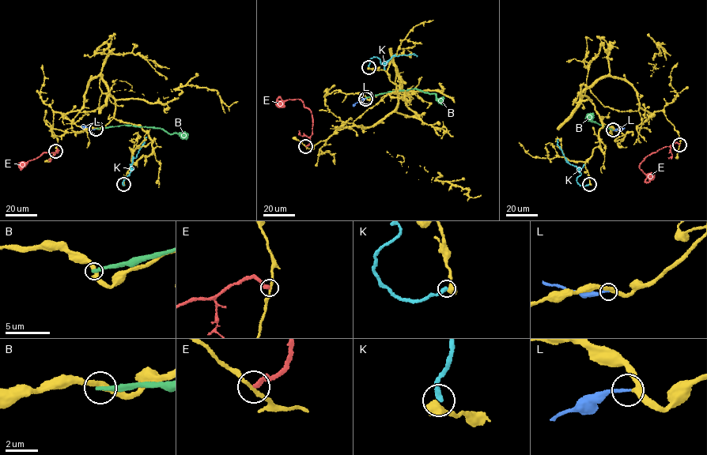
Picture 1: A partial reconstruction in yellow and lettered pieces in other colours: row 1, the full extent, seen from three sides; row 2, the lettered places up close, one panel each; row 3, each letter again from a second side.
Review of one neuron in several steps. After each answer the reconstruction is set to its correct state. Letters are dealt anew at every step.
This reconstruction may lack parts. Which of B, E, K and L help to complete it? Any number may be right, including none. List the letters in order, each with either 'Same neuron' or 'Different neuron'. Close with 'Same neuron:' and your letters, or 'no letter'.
B: Different neuron
E: Different neuron
K: Different neuron
L: Same neuron
Same neuron: L

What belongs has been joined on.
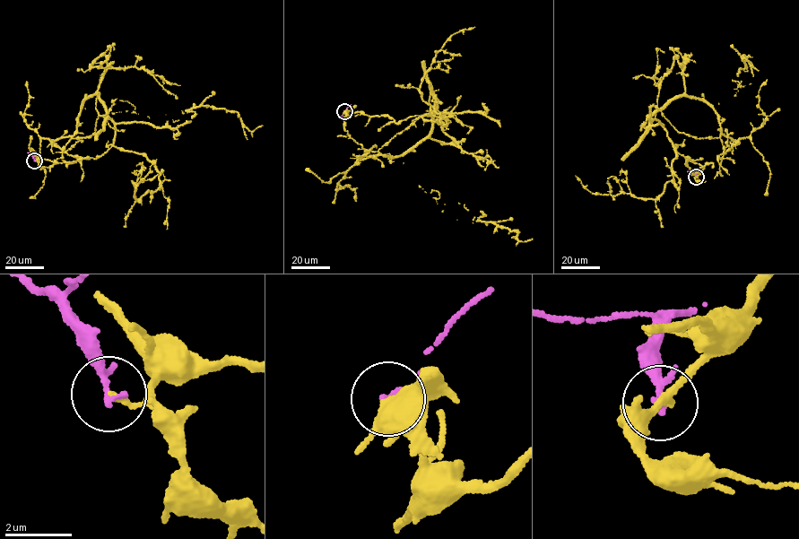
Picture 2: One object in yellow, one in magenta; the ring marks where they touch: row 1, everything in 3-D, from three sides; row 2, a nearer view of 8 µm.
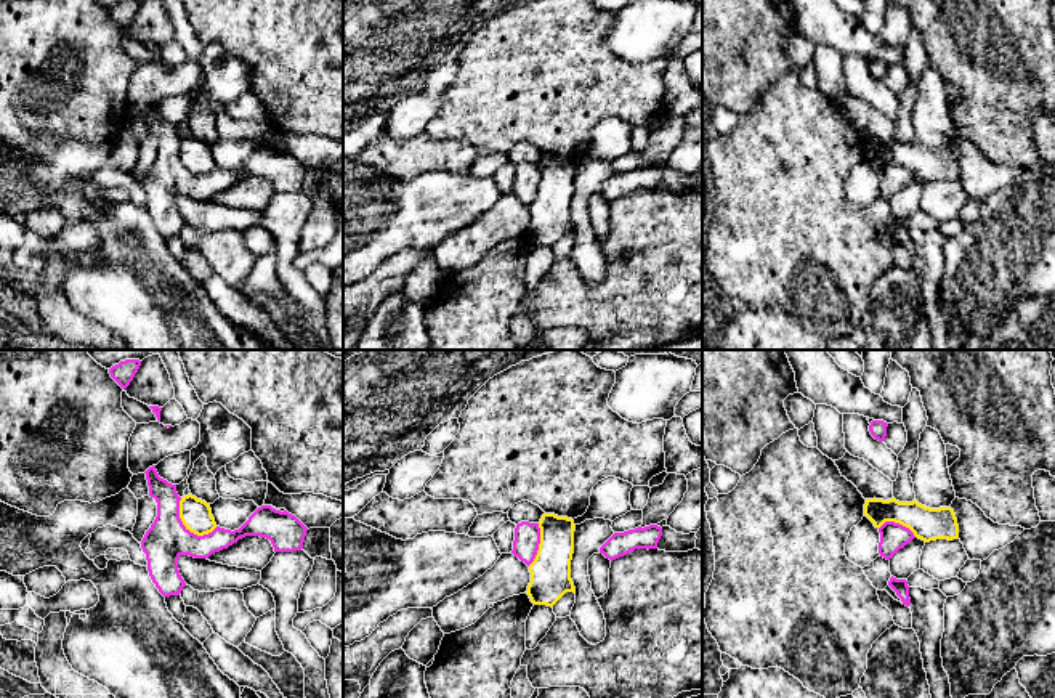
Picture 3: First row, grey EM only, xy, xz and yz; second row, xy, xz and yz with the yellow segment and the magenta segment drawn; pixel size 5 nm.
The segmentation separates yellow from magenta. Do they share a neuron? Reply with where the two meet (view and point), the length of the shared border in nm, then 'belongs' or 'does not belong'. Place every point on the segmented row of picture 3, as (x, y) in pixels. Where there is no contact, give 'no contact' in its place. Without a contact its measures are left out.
meets yellow in xy at (188, 528); contact 240 nm long; does not belong

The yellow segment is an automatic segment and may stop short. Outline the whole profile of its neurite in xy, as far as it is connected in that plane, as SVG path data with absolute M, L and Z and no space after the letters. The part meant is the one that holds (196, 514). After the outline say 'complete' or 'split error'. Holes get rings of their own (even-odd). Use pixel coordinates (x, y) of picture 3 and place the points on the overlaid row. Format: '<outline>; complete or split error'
M192 494L181 497L180 518L186 530L197 536L208 534L216 528L210 504L202 499L197 499Z; complete

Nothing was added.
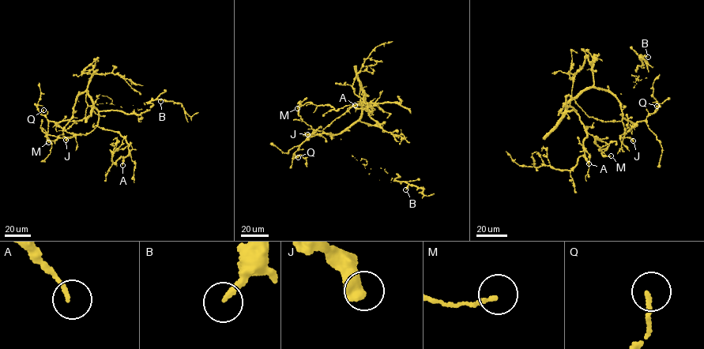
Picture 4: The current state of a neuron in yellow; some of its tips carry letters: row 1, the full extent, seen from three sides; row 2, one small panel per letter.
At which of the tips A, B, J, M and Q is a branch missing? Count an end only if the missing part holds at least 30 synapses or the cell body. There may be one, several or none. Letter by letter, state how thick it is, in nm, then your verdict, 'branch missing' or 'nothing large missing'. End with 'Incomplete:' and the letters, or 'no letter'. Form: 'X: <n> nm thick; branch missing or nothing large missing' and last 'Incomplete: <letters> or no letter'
A: 130 nm thick; nothing large missing
B: 240 nm thick; branch missing
J: 600 nm thick; nothing large missing
M: 140 nm thick; nothing large missing
Q: 160 nm thick; nothing large missing
Incomplete: B

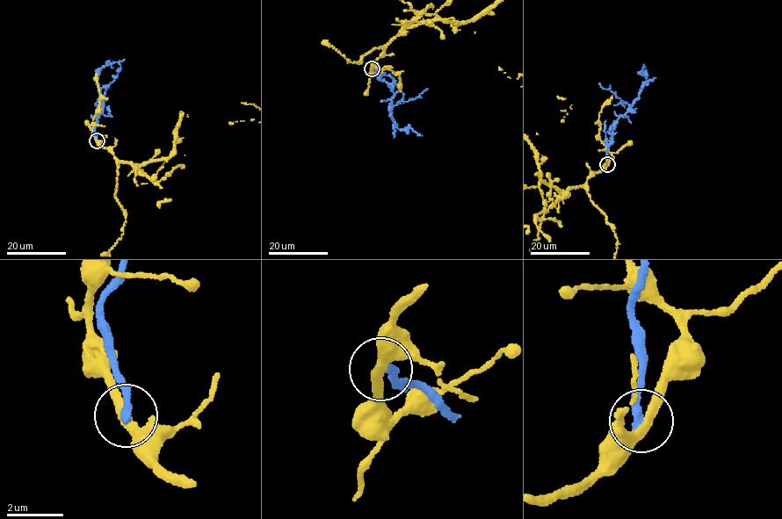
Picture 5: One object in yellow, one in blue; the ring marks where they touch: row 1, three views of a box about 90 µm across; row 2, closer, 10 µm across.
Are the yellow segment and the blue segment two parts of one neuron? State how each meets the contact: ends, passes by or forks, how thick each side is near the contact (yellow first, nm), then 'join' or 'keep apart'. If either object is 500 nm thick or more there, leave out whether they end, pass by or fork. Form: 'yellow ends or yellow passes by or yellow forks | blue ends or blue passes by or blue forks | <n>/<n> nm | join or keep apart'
yellow passes by | blue ends | 300/280 nm | keep apart

